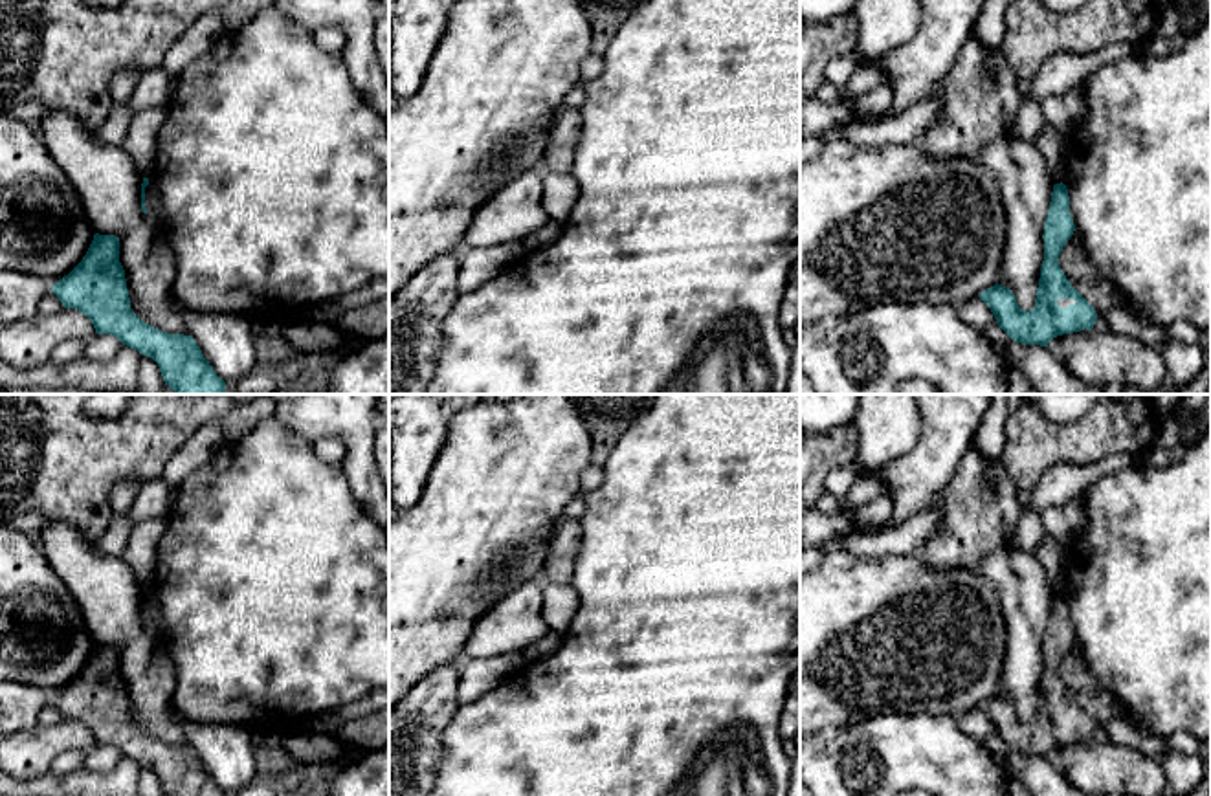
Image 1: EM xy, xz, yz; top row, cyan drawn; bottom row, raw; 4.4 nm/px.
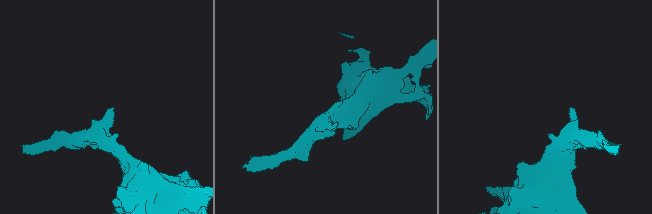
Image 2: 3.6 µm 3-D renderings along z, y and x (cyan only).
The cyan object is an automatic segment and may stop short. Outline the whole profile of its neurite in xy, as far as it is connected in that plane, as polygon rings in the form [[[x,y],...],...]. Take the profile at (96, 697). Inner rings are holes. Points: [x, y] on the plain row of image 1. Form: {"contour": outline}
{"contour": [[[95,644],[83,671],[51,702],[64,719],[84,724],[95,745],[116,746],[123,756],[152,768],[165,796],[226,796],[193,746],[161,743],[132,723],[116,646]]]}

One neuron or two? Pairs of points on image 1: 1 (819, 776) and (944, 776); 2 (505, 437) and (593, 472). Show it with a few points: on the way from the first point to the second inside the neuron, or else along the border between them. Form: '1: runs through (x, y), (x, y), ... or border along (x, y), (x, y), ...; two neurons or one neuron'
1: runs through (841, 745), (868, 738), (881, 751), (911, 751); one neuron
2: border along (593, 463), (582, 474), (582, 490); two neurons

